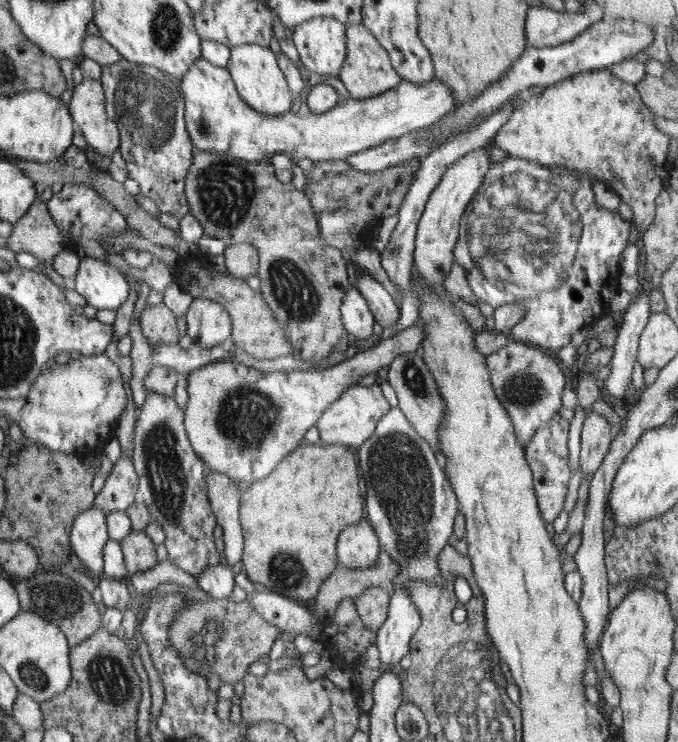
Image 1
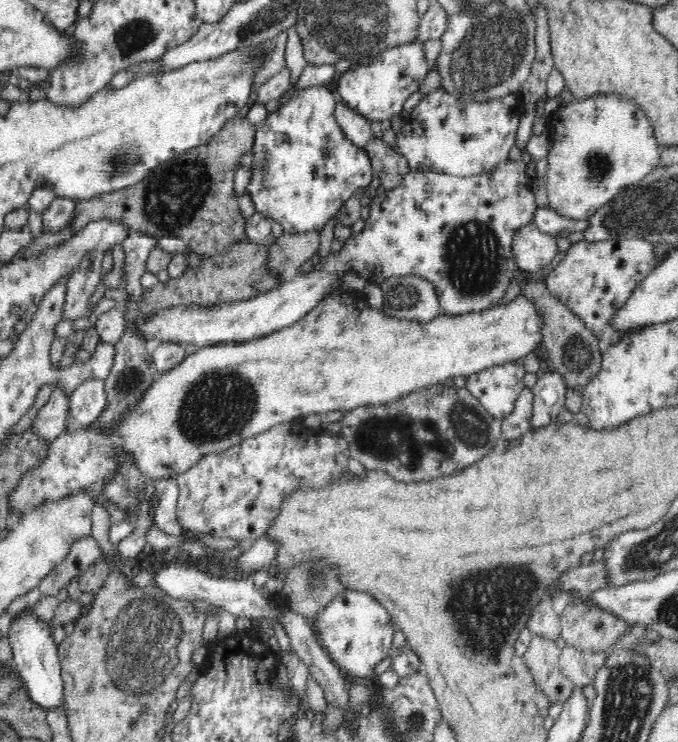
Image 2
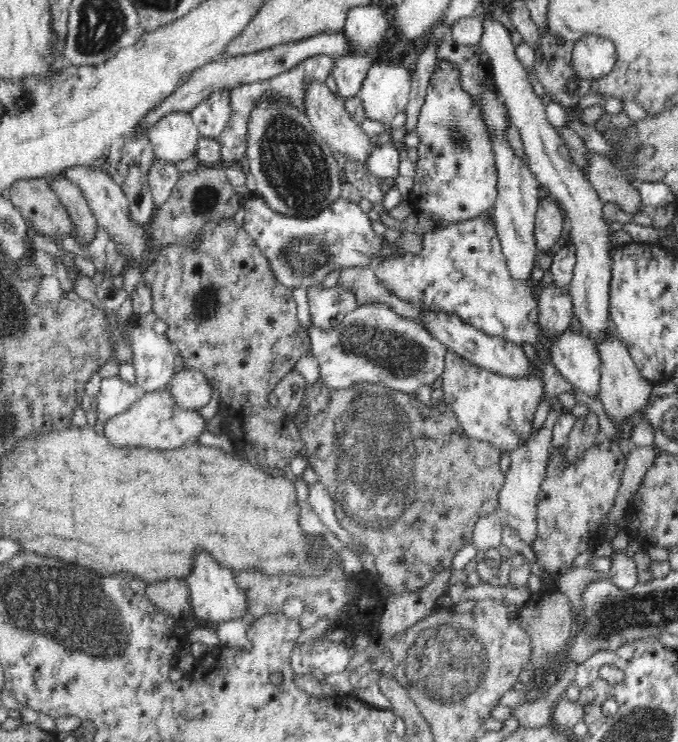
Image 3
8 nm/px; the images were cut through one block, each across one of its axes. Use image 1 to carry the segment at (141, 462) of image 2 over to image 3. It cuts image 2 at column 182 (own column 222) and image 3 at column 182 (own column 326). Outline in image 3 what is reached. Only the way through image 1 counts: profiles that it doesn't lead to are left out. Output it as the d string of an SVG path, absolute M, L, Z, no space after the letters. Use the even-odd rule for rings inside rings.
M186 366L173 376L168 389L171 400L176 406L184 406L185 412L196 406L206 406L212 398L212 387L205 374Z

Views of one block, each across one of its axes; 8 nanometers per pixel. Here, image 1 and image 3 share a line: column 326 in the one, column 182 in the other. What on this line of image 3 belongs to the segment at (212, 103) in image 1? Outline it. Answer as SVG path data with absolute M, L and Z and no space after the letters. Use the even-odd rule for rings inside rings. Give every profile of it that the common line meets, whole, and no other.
M184 111L165 114L148 131L155 156L168 163L193 156L201 137L190 113Z

